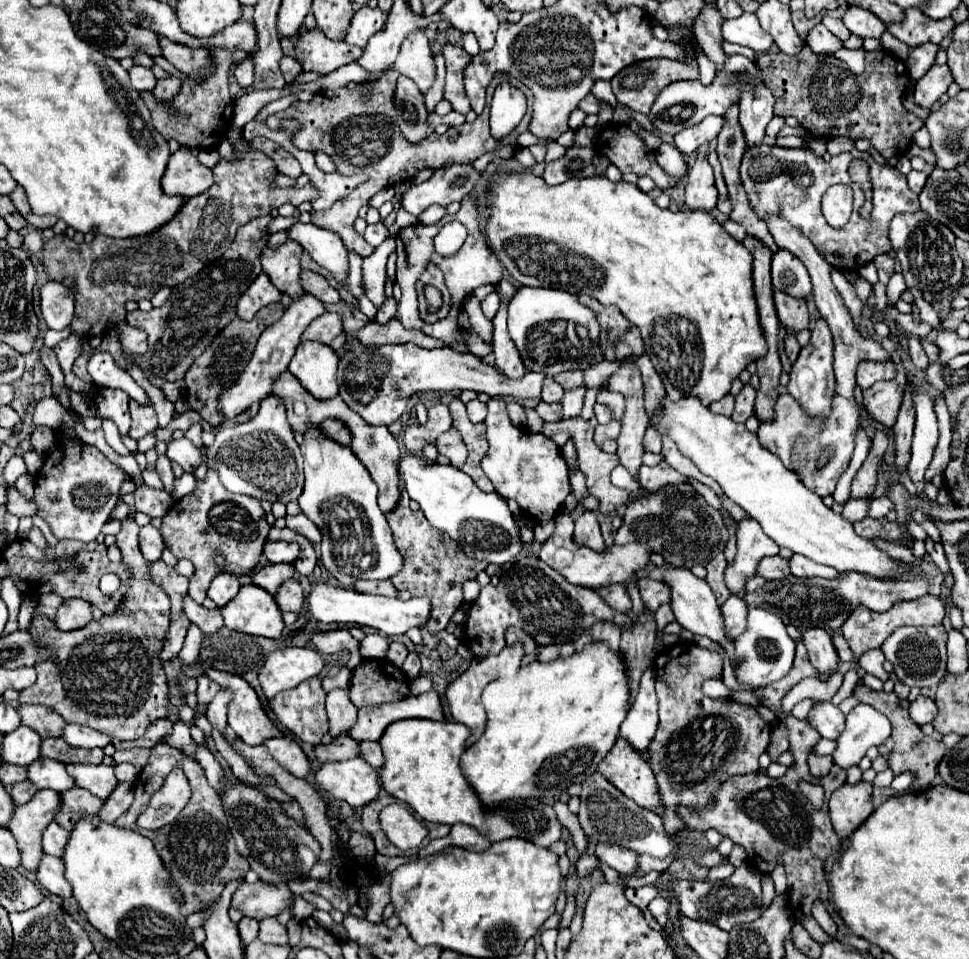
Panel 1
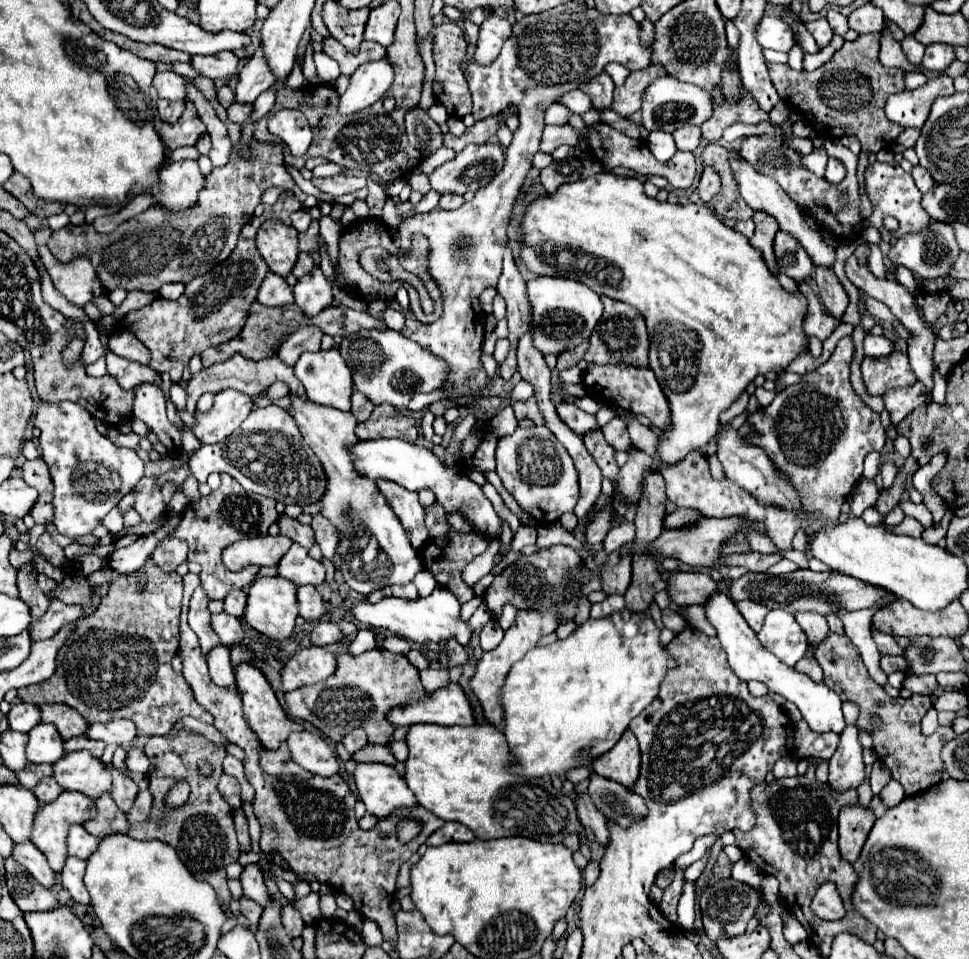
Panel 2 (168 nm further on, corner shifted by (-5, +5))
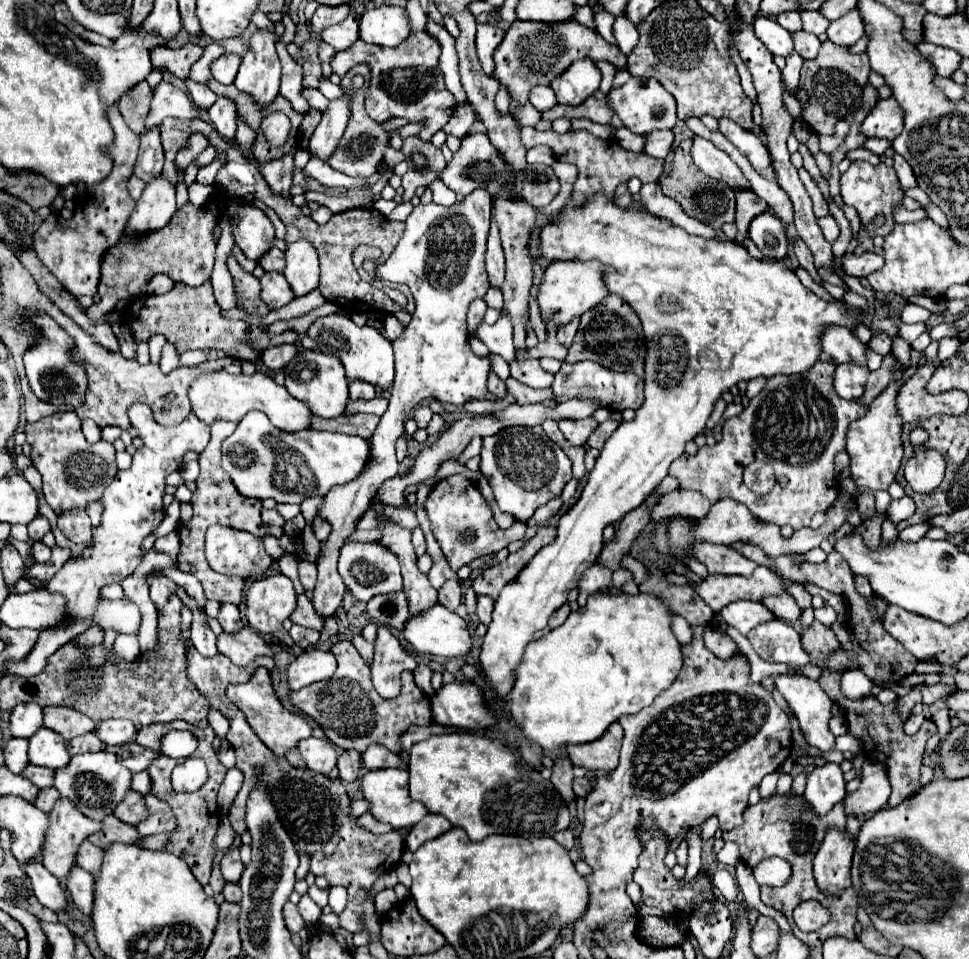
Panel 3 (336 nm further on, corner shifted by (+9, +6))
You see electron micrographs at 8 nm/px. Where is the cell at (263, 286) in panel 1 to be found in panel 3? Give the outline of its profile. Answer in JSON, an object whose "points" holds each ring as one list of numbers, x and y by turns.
{"points":[[266,272,262,278,260,278,260,286,262,286,262,292,260,292,260,298,268,304,268,308,276,310,276,308,282,308,286,306,294,296,292,296,292,290,288,288,288,282,284,280,284,274,278,274,278,272]]}

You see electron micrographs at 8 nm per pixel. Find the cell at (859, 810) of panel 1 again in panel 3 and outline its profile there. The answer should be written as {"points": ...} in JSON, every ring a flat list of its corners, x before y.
{"points":[[828,828,814,858,814,878,824,894,840,894,850,886,854,838,846,830]]}

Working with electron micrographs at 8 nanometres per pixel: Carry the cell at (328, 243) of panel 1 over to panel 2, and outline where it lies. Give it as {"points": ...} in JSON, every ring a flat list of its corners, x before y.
{"points":[[386,309,386,311,384,311,384,315,382,315,382,319,384,319,384,323,386,323,390,329,394,329,394,331,402,331,404,321,406,321,404,313,394,311,394,309]]}

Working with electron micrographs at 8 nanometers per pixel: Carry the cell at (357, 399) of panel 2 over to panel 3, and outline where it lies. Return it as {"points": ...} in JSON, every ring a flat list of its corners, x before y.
{"points":[[360,380,350,382,350,400,372,400,376,396,376,390,372,390,370,384,362,384]]}

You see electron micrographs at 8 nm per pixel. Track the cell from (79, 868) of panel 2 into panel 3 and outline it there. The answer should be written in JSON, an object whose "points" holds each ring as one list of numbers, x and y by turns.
{"points":[[72,866,70,874,66,876,66,890,70,900,82,914,92,912,92,880,94,876,80,866]]}

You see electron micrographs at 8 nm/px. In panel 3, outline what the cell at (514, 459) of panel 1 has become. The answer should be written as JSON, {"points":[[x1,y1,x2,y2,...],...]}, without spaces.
{"points":[[512,426,496,436,486,436,480,458,480,470,494,490,498,508,520,522,528,522,536,508,558,498,572,478,572,462,540,426]]}

